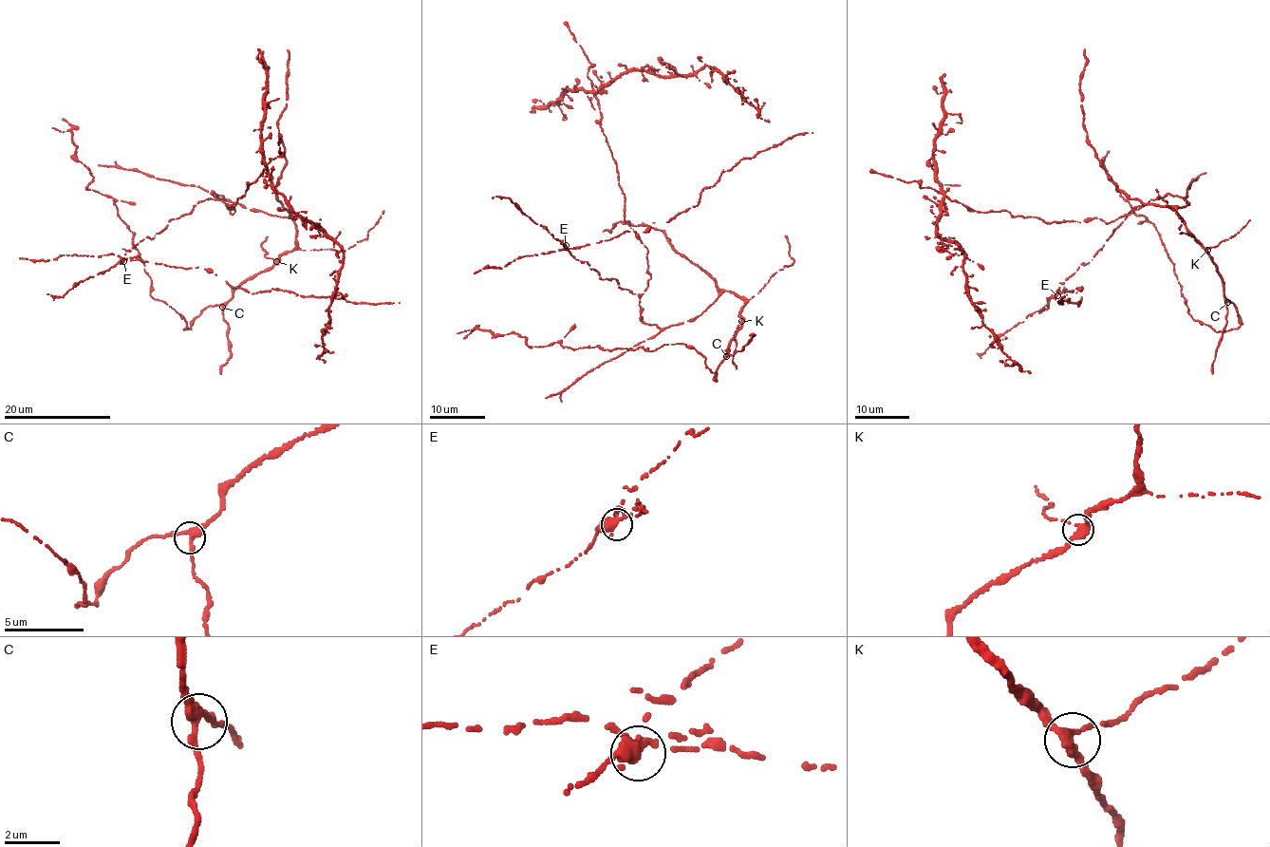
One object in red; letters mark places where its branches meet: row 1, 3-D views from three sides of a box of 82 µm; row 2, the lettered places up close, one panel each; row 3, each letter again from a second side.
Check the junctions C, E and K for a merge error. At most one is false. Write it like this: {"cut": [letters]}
{"cut": ["E"]}

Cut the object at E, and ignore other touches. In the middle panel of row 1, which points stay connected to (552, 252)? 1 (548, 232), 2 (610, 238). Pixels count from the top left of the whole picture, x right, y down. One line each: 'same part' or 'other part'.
1: other part
2: same part

